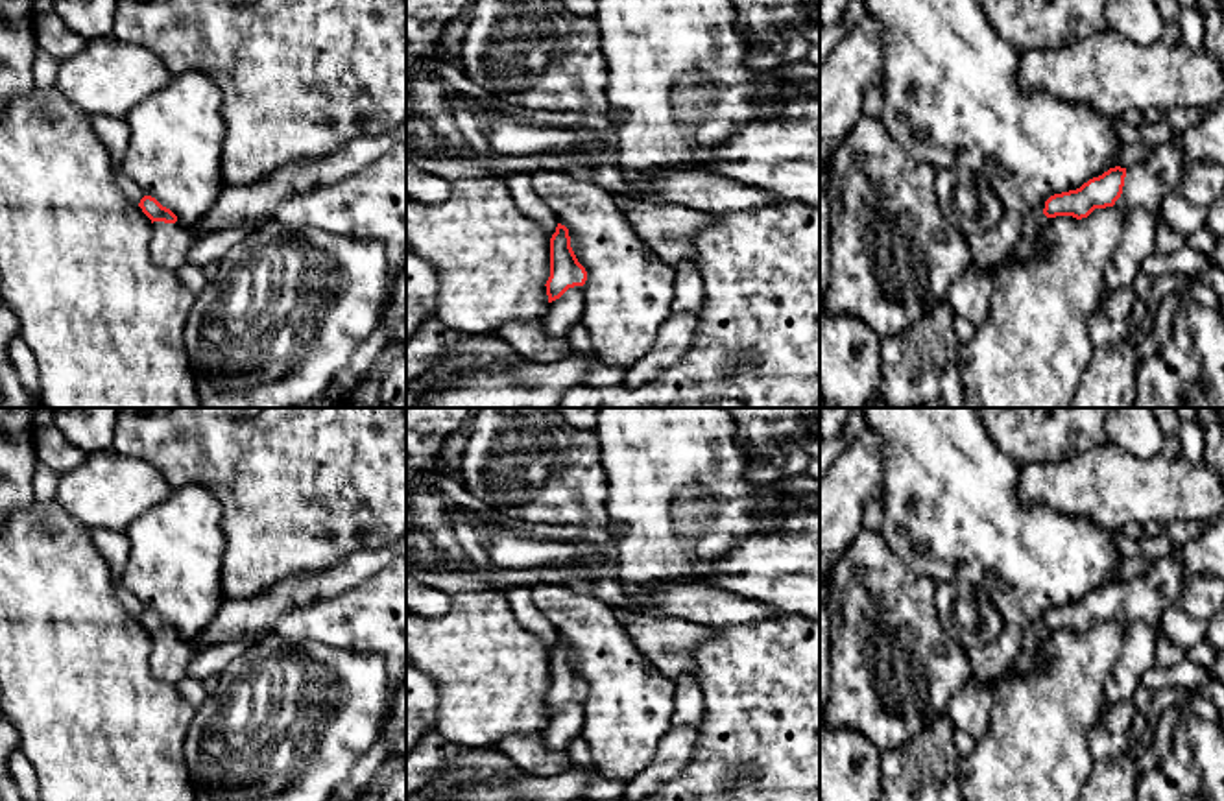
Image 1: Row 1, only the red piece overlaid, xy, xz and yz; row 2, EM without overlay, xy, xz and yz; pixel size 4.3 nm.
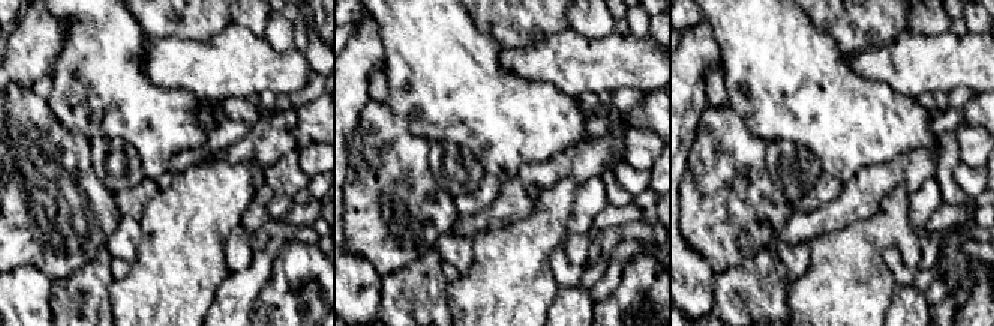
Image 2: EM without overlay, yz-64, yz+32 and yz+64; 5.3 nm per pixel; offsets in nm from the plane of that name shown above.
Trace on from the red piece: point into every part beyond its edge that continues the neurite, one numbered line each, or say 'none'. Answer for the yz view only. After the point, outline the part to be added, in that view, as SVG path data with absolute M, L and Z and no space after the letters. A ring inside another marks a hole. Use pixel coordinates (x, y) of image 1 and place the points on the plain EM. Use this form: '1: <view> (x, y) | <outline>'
1: yz (1147, 597) | M1182 548L1152 561L1148 570L1126 581L1124 600L1115 622L1128 629L1134 622L1159 624L1161 615L1180 602L1183 585Z
2: yz (1031, 657) | M1026 628L1023 629L1023 650L1015 657L1015 661L1010 664L1010 668L1001 674L993 681L984 681L991 690L997 688L997 683L1004 677L1015 677L1025 675L1028 672L1036 672L1043 668L1050 659L1041 652L1041 646L1045 642L1047 629L1045 628Z

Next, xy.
1: xy (170, 656) | M153 635L150 666L157 679L179 685L186 677L186 668L194 657L194 648L179 635Z

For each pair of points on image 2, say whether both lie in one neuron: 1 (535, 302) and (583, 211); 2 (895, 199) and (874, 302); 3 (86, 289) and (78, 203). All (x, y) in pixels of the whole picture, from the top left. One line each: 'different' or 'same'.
1: different
2: same
3: different

